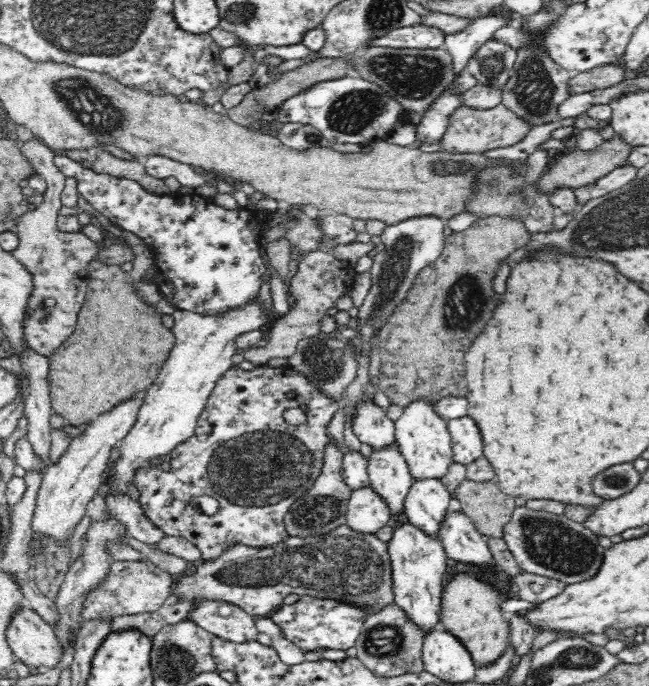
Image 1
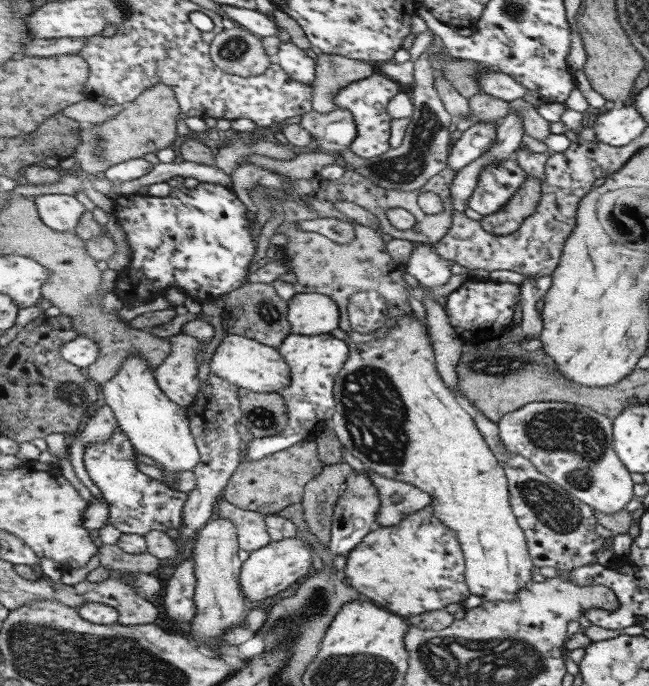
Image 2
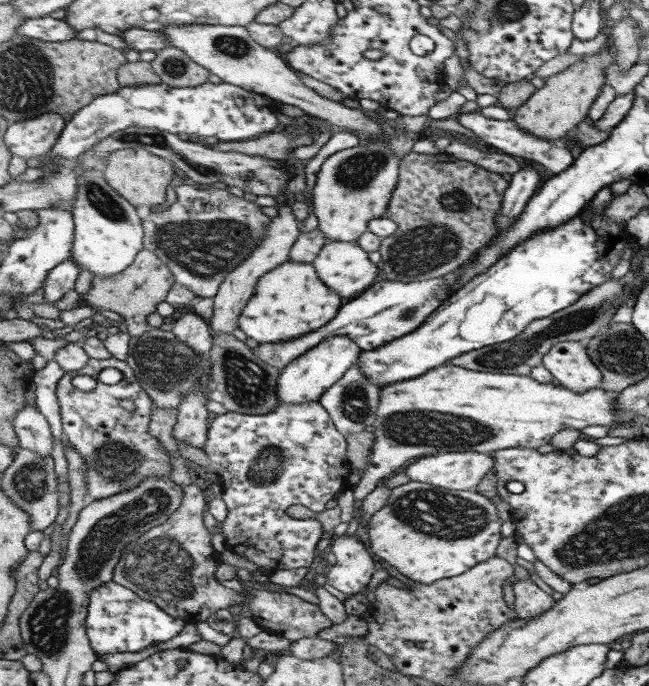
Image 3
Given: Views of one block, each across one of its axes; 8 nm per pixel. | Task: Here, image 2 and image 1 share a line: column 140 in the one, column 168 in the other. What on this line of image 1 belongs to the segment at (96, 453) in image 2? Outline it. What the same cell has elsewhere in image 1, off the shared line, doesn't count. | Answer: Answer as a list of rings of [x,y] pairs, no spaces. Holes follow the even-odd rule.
[[[267,365],[257,366],[253,370],[244,370],[238,366],[233,366],[230,370],[227,370],[222,377],[216,381],[215,387],[212,389],[212,393],[206,402],[206,406],[200,413],[194,432],[183,442],[177,444],[170,452],[170,470],[160,470],[154,468],[151,465],[137,468],[134,471],[132,483],[140,492],[140,498],[138,498],[138,504],[143,510],[144,516],[150,521],[158,530],[161,530],[164,535],[168,536],[182,536],[189,542],[192,542],[196,548],[201,552],[201,560],[211,561],[216,560],[223,556],[227,550],[235,549],[236,546],[243,545],[244,547],[251,547],[252,549],[269,548],[283,542],[287,537],[285,524],[283,518],[289,511],[289,508],[304,496],[314,486],[316,478],[320,476],[322,472],[322,466],[324,464],[324,450],[328,446],[332,445],[333,437],[328,435],[328,424],[332,420],[332,416],[336,414],[338,410],[338,402],[332,395],[328,395],[322,387],[308,378],[307,374],[300,373],[299,370],[293,369],[290,366],[272,368]],[[296,390],[300,394],[298,401],[288,401],[286,399],[286,392],[292,392]],[[302,405],[308,405],[306,412],[308,413],[308,422],[306,424],[300,424],[300,426],[290,426],[285,423],[285,420],[281,418],[282,412],[286,408],[300,408]],[[202,495],[212,496],[219,502],[219,509],[213,515],[206,515],[203,512],[197,512],[194,509],[192,501],[194,498]]]

